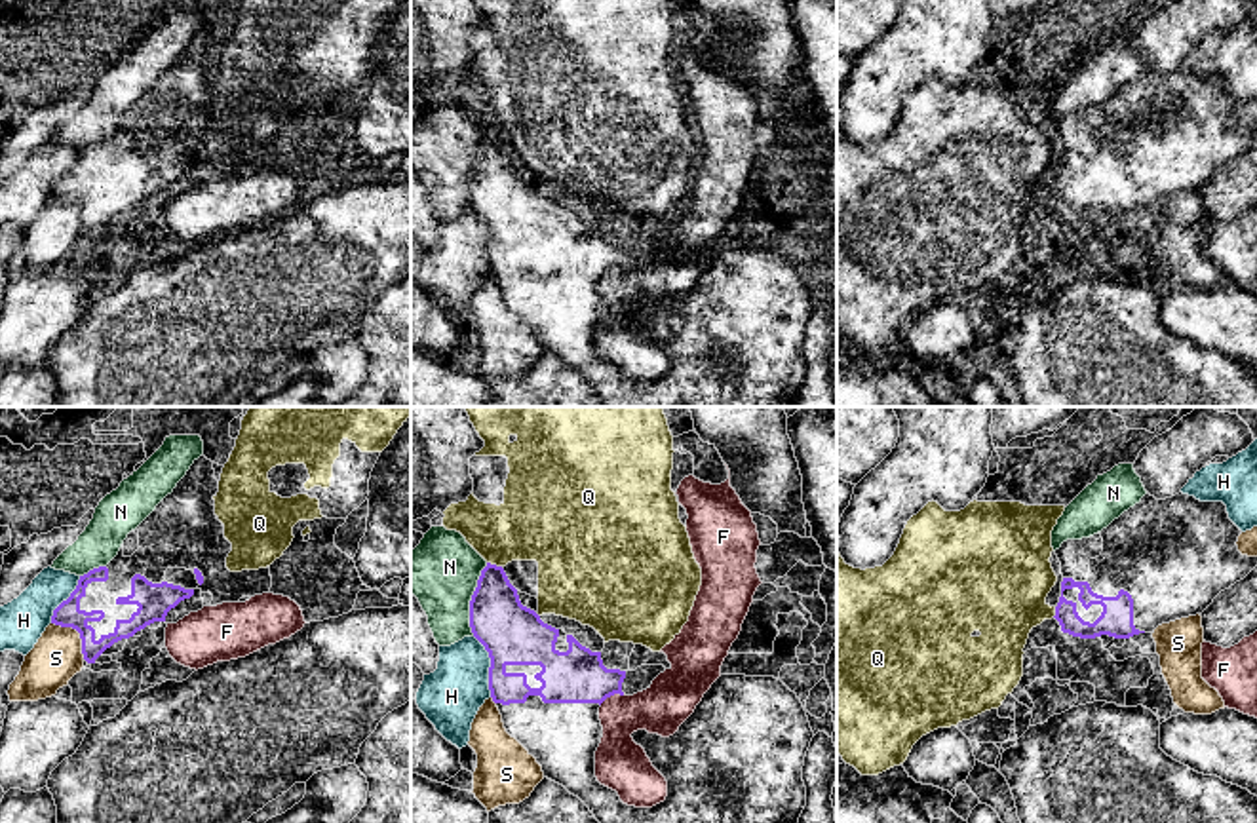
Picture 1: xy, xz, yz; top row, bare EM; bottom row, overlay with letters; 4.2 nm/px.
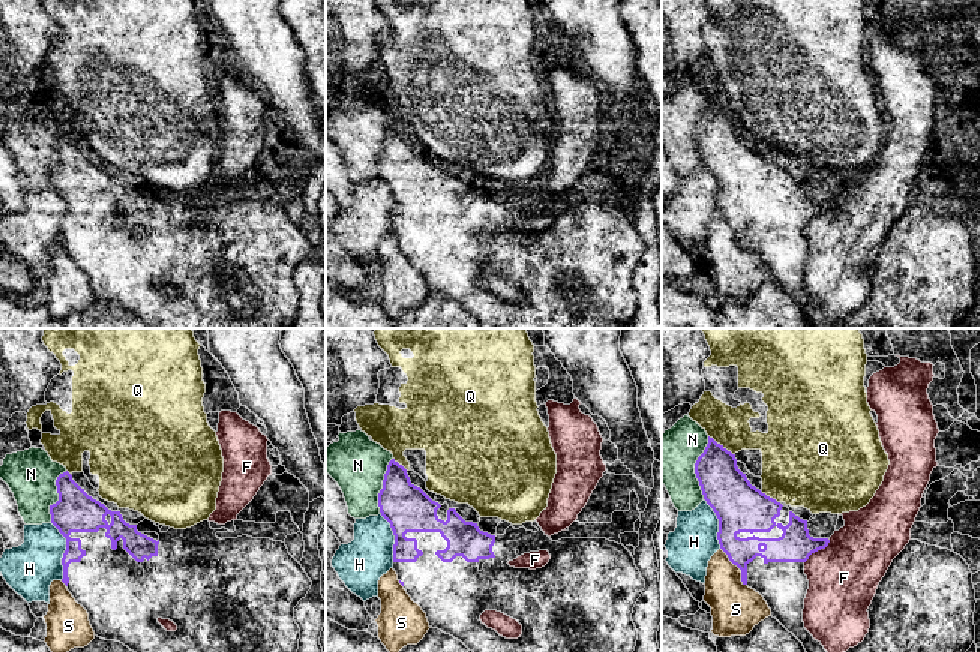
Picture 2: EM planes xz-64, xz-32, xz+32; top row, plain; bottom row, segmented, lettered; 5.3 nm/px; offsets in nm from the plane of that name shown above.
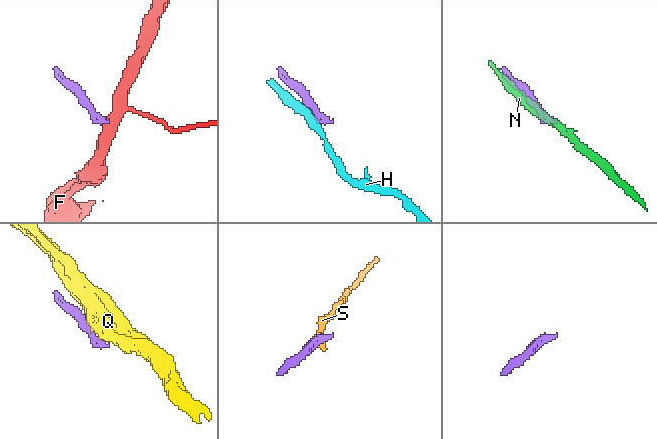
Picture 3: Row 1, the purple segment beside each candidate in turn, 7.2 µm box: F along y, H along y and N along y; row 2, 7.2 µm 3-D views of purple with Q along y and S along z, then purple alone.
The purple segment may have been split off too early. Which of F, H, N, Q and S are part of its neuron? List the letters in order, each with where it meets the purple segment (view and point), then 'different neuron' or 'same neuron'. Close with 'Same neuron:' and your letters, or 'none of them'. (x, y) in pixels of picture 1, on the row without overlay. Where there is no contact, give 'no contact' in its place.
F: meets purple in xz at (611, 268); different neuron
H: meets purple in xz at (491, 240); different neuron
N: meets purple in xz at (472, 173); different neuron
Q: meets purple in xz at (495, 139); different neuron
S: meets purple in xy at (78, 206); different neuron
Same neuron: none of them

